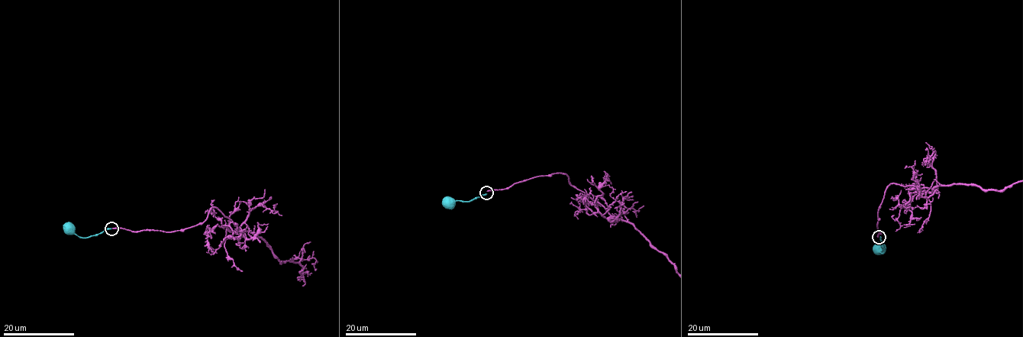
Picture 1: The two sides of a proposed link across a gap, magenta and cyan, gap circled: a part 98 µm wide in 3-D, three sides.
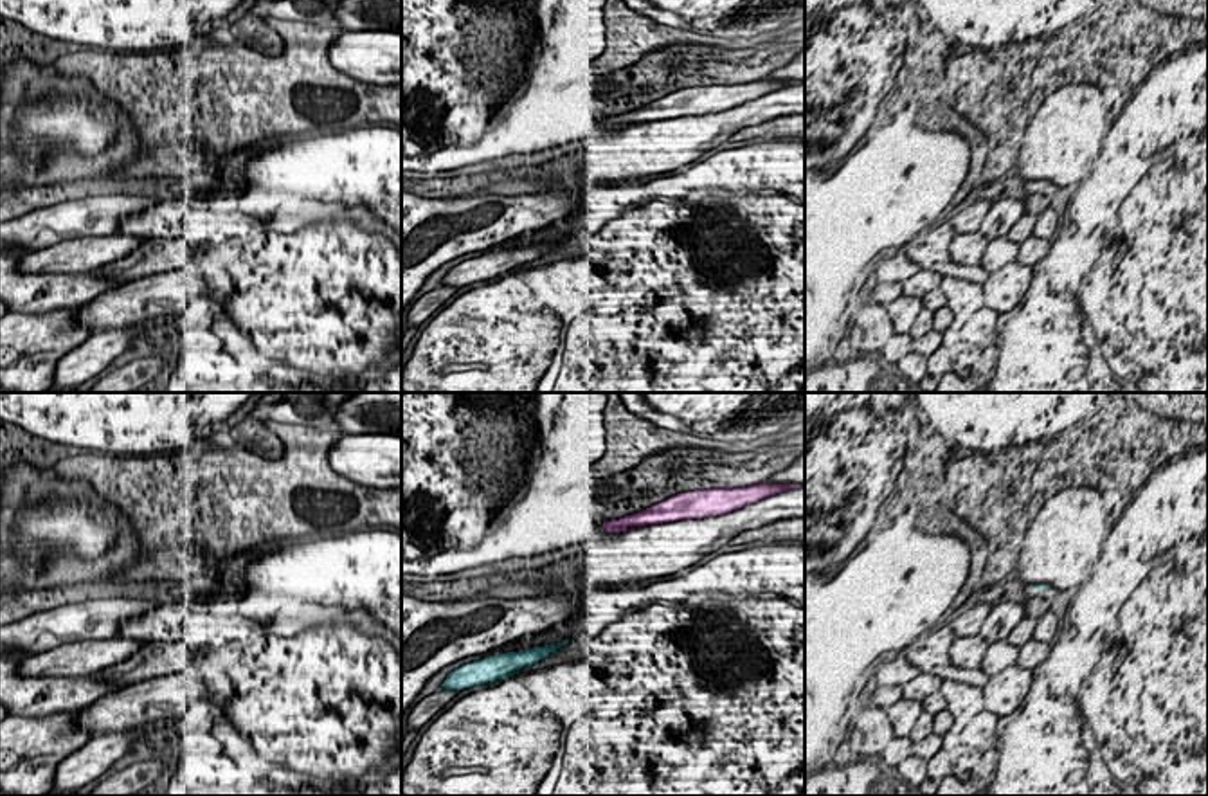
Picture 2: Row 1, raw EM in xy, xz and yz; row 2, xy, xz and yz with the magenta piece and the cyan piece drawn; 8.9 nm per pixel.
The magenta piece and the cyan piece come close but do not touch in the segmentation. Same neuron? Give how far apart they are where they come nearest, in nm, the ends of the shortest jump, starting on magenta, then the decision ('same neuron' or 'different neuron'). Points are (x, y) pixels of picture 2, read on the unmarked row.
1050 nm | xz (609, 128), (567, 236) | same neuron

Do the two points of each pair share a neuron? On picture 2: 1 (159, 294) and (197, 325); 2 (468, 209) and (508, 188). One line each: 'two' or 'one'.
1: two
2: two

